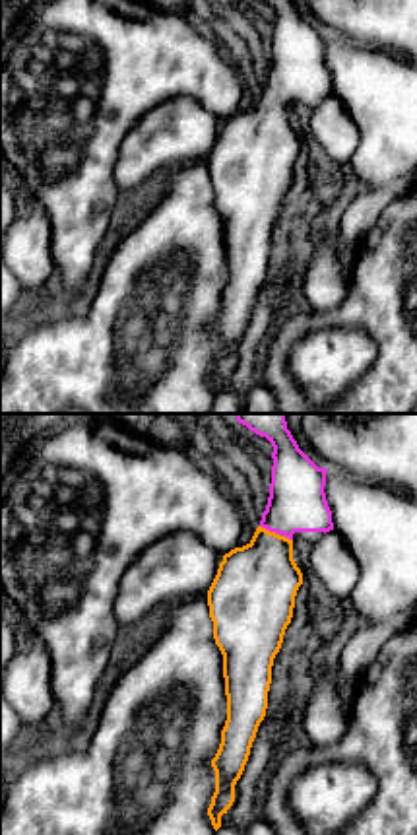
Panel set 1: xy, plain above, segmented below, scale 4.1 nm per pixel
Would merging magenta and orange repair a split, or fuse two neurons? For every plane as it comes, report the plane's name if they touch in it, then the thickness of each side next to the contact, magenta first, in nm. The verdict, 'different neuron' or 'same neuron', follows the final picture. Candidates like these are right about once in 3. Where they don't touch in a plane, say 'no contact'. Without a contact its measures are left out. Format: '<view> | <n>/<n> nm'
xy | 240/340 nm

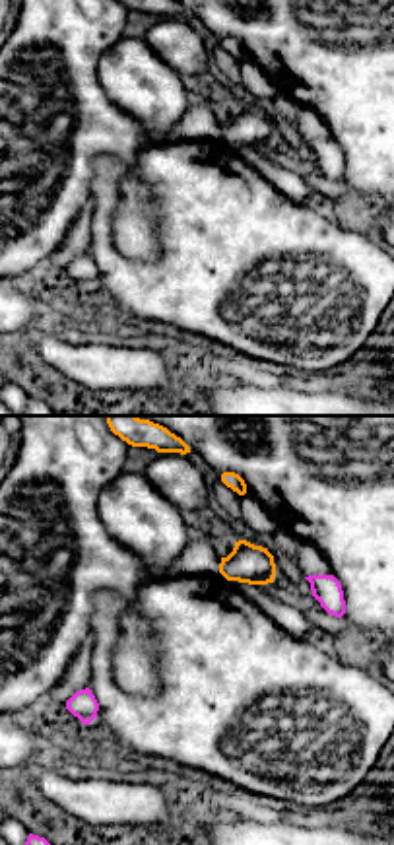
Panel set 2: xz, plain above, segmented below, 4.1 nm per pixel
no contact

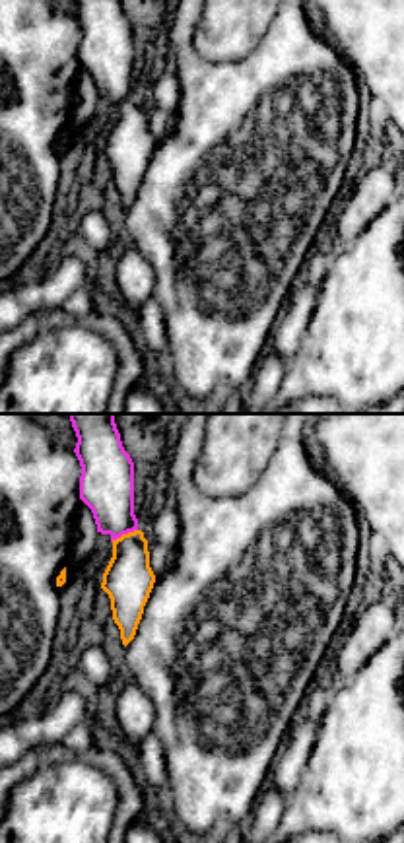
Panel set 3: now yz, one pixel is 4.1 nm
yz | 220/200 nm

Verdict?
same neuron

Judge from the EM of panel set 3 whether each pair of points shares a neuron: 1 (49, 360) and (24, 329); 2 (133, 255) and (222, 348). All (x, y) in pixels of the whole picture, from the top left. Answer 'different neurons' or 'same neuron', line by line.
1: different neurons
2: different neurons

